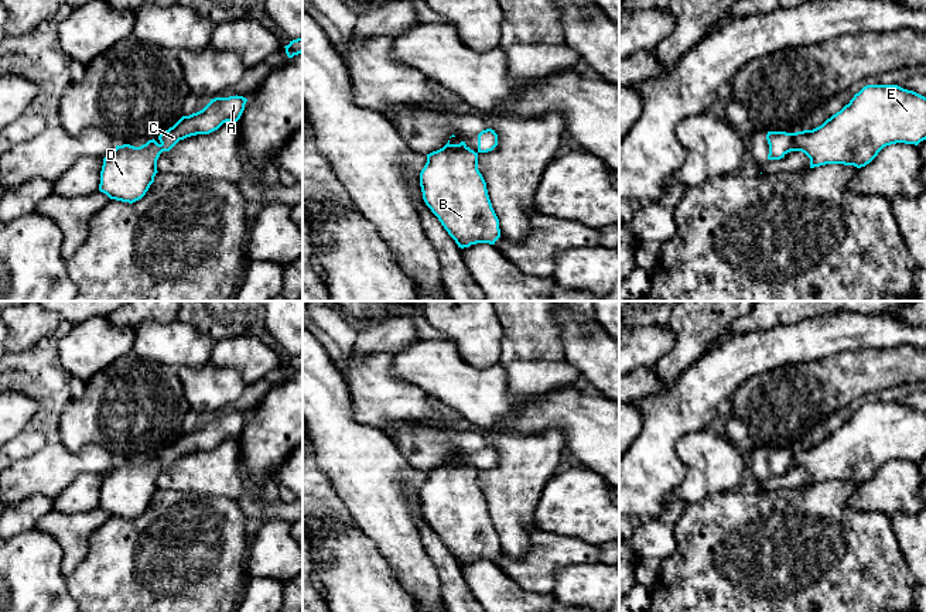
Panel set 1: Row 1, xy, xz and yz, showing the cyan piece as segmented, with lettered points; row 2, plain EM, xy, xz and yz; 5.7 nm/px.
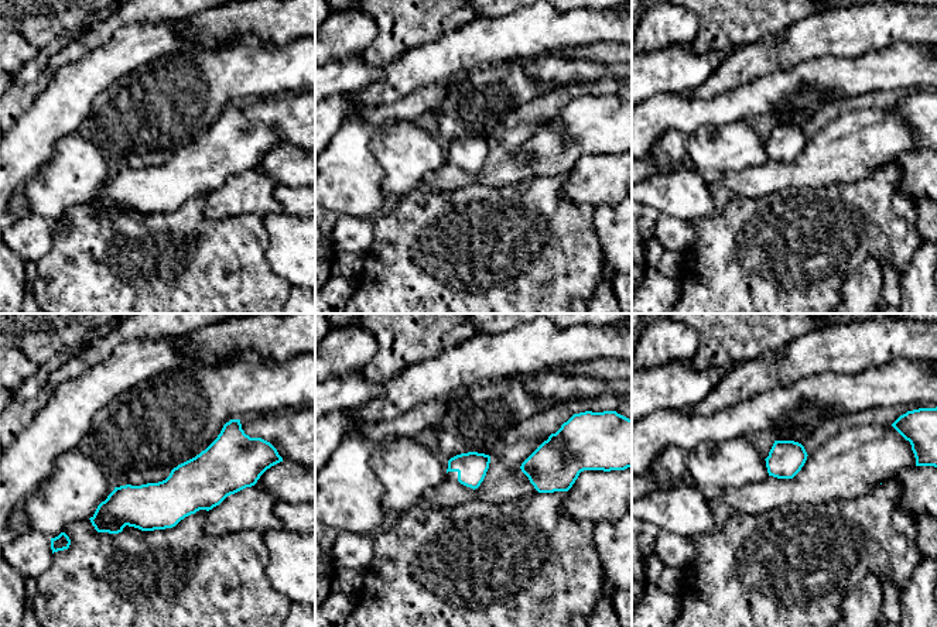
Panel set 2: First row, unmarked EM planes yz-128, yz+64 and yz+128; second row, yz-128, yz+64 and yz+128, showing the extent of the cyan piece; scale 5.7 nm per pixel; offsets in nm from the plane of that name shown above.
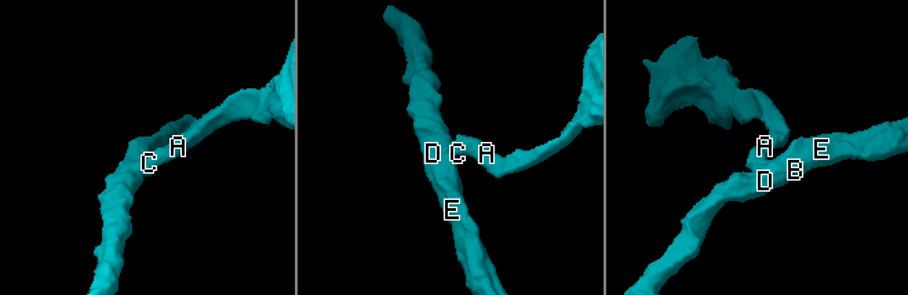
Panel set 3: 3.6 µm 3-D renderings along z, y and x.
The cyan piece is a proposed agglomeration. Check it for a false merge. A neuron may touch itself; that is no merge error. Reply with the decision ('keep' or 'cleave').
cleave

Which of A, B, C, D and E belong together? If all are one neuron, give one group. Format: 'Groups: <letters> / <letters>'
Groups: A C / B D E

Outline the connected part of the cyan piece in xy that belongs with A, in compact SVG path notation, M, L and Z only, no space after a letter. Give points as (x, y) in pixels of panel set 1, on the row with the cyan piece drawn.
M243 96L215 98L199 112L182 116L172 127L158 136L161 151L170 151L180 140L209 134L226 122L238 122L247 99Z

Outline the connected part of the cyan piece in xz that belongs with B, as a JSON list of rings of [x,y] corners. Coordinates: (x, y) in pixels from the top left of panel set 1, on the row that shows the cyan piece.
[[[465,141],[448,143],[430,154],[420,172],[423,199],[458,247],[500,237],[486,182],[478,170],[478,153]]]

